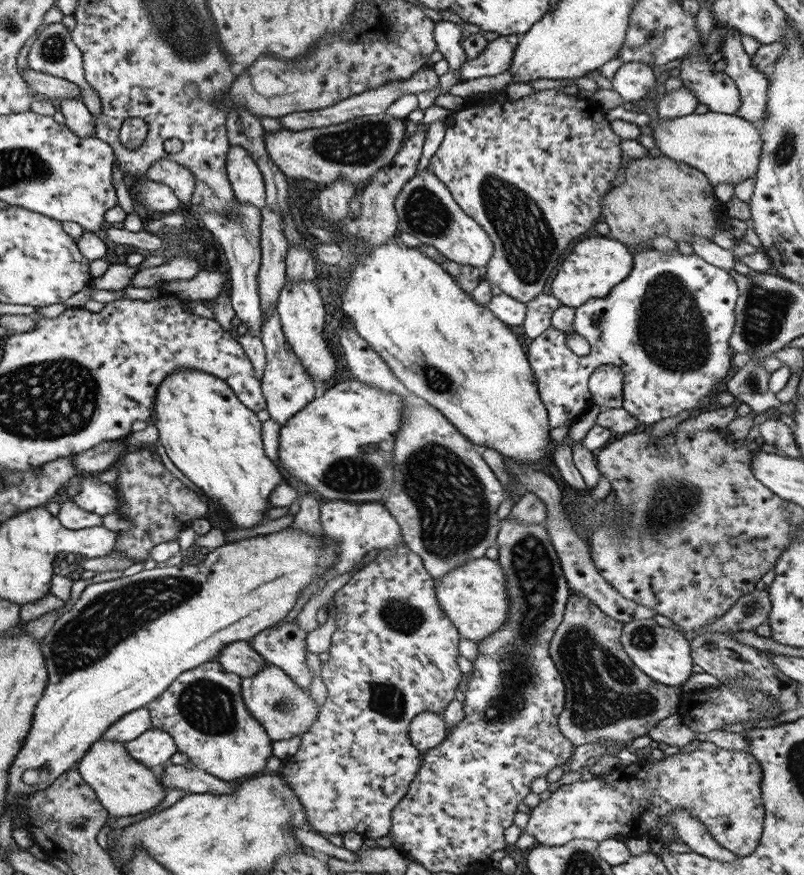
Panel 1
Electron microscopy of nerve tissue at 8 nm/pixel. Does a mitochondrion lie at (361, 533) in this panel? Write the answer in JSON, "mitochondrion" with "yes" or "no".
{"mitochondrion":"no"}

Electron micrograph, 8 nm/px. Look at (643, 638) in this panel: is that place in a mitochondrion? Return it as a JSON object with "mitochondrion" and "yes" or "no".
{"mitochondrion":"yes"}

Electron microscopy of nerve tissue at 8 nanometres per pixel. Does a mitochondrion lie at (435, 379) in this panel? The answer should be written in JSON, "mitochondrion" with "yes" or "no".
{"mitochondrion":"yes"}

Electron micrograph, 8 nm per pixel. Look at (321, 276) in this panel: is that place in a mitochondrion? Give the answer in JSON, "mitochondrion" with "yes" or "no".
{"mitochondrion":"no"}

